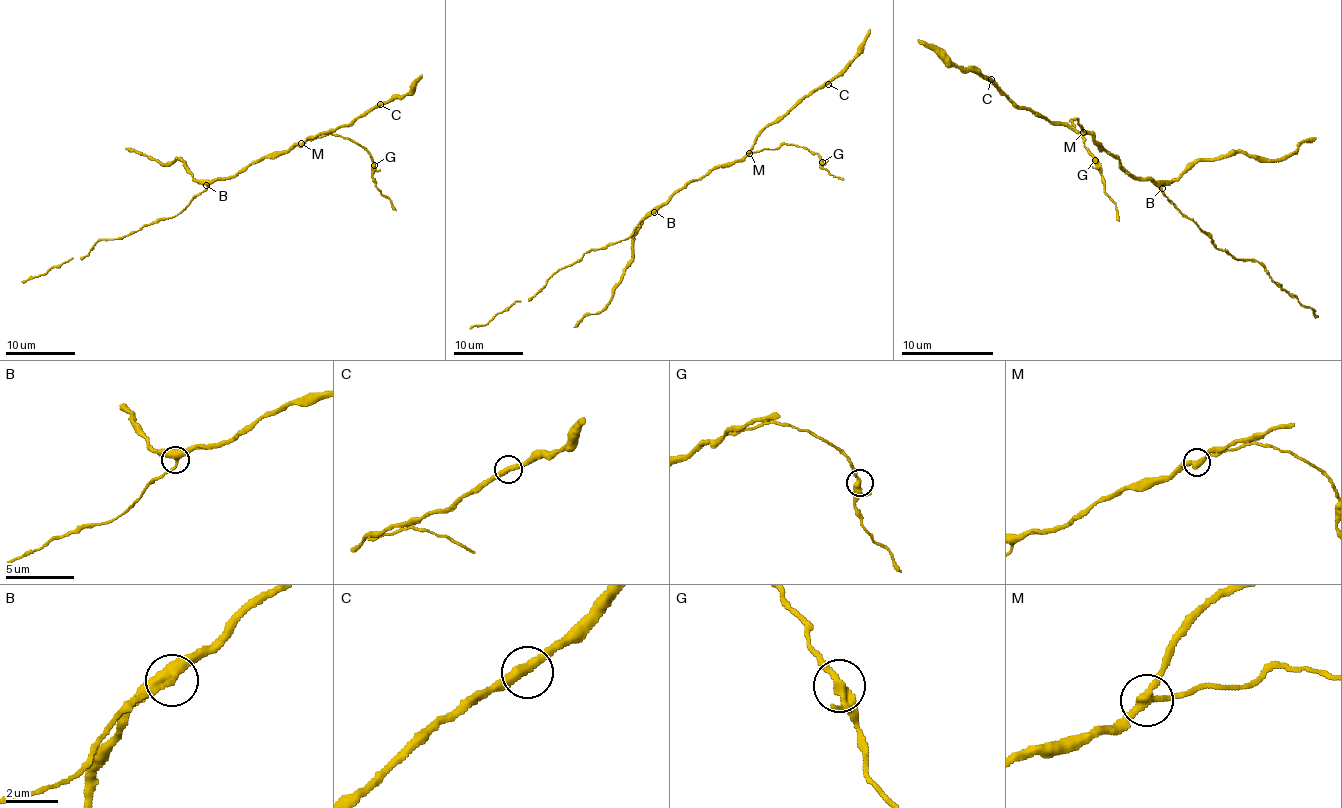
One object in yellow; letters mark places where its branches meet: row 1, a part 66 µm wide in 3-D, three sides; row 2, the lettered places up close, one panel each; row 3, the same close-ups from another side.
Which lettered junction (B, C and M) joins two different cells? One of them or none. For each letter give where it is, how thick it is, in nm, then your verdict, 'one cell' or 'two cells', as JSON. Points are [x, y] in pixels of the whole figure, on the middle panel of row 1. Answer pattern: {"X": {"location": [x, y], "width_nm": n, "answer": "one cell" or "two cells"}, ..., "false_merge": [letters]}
{"B": {"location": [654, 212], "width_nm": 400, "answer": "one cell"}, "C": {"location": [828, 84], "width_nm": 360, "answer": "one cell"}, "M": {"location": [749, 153], "width_nm": 300, "answer": "two cells"}, "false_merge": ["M"]}

